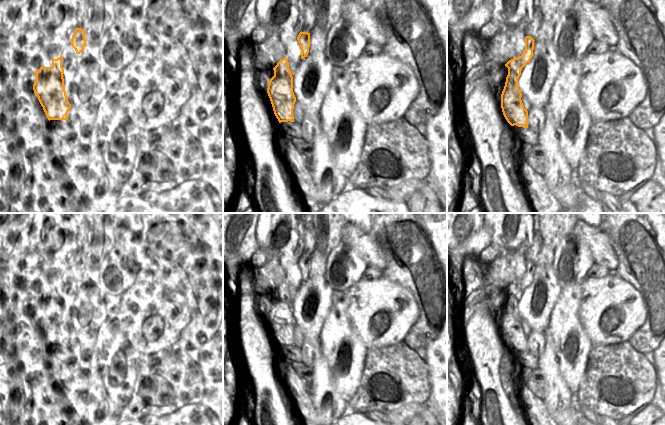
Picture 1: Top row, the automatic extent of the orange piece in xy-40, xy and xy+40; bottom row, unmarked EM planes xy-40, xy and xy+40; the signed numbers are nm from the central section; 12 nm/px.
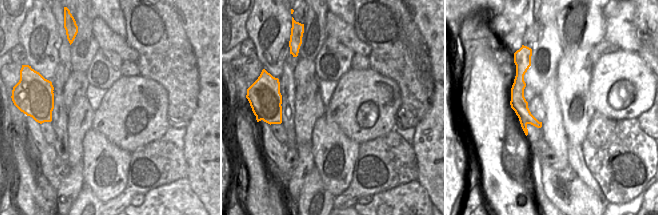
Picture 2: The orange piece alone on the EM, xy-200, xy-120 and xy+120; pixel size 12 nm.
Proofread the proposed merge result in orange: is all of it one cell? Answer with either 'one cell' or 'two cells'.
two cells

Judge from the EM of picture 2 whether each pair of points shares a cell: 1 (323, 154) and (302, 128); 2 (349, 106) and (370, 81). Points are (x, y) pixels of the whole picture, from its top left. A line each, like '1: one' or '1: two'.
1: two
2: one

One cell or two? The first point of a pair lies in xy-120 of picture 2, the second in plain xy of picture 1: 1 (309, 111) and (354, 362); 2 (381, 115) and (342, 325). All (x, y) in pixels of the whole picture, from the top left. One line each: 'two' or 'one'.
1: two
2: two

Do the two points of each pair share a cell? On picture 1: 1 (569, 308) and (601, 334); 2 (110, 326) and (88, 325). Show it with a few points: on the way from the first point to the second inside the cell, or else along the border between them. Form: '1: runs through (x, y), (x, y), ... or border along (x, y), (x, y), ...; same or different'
1: border along (581, 293), (578, 316), (588, 338); different
2: border along (105, 313), (92, 345); different

